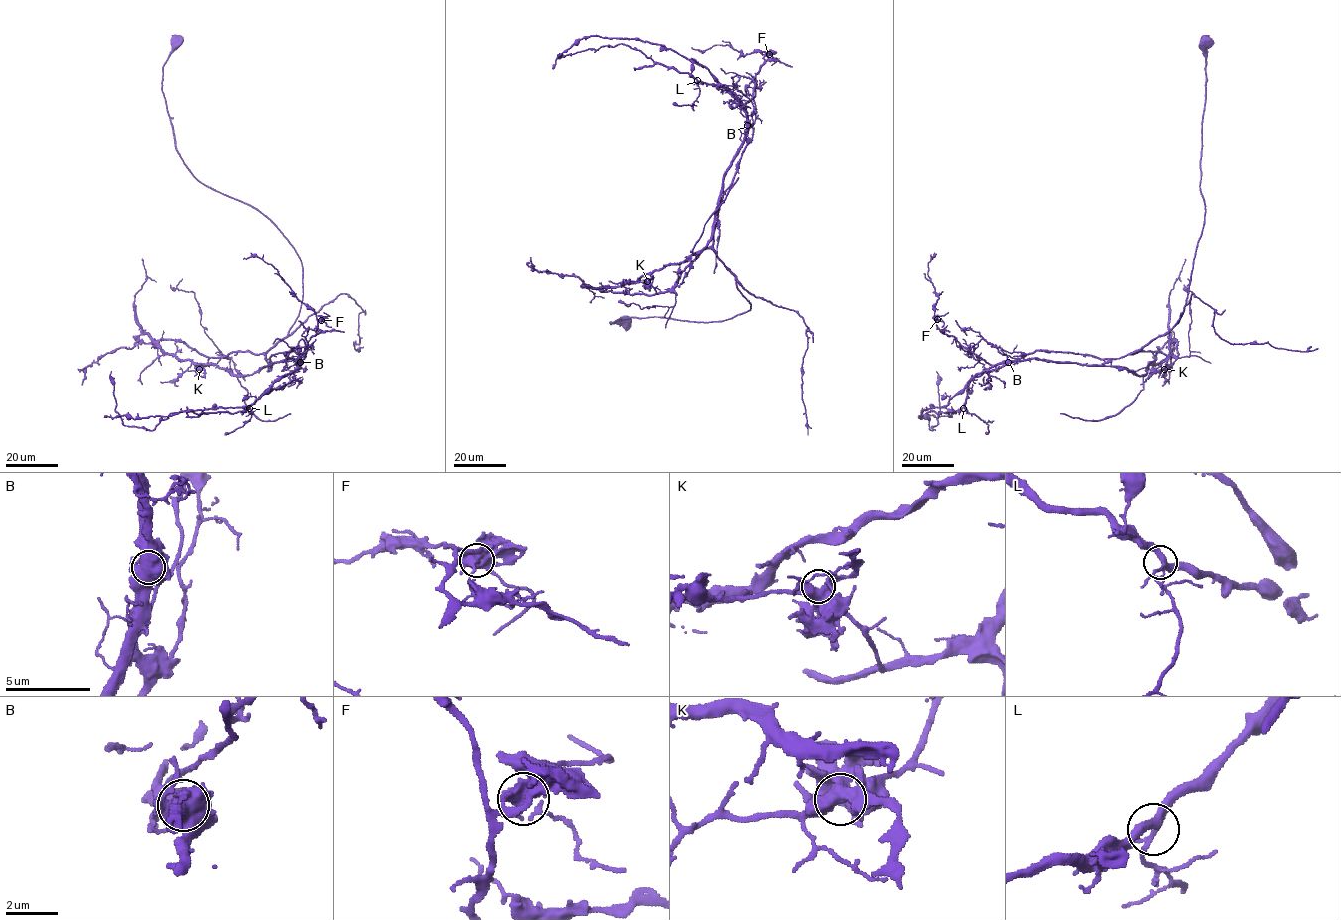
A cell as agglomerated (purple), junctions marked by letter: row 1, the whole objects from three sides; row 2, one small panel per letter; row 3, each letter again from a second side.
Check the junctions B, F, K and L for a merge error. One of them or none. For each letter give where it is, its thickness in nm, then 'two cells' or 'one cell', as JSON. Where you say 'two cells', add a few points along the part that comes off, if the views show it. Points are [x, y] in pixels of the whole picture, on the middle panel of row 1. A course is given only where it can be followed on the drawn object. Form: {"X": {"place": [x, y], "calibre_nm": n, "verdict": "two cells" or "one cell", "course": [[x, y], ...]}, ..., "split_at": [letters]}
{"B": {"place": [747, 125], "calibre_nm": 800, "verdict": "two cells", "course": [[748, 126], [724, 177], [708, 243], [679, 263], [621, 286], [582, 285], [594, 293], [590, 302]]}, "F": {"place": [769, 54], "calibre_nm": 360, "verdict": "one cell"}, "K": {"place": [647, 281], "calibre_nm": 480, "verdict": "one cell"}, "L": {"place": [697, 80], "calibre_nm": 300, "verdict": "one cell"}, "split_at": ["B"]}

